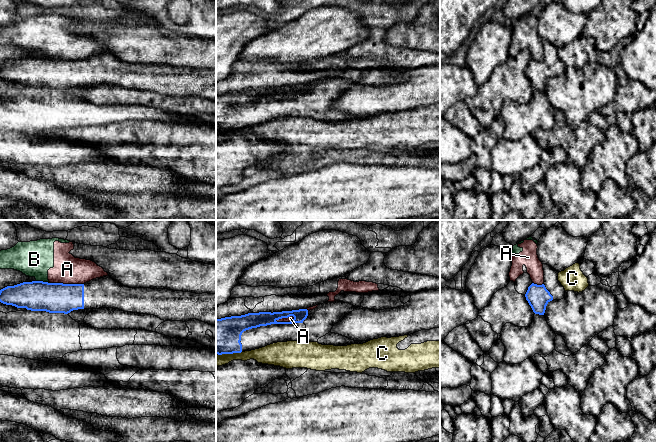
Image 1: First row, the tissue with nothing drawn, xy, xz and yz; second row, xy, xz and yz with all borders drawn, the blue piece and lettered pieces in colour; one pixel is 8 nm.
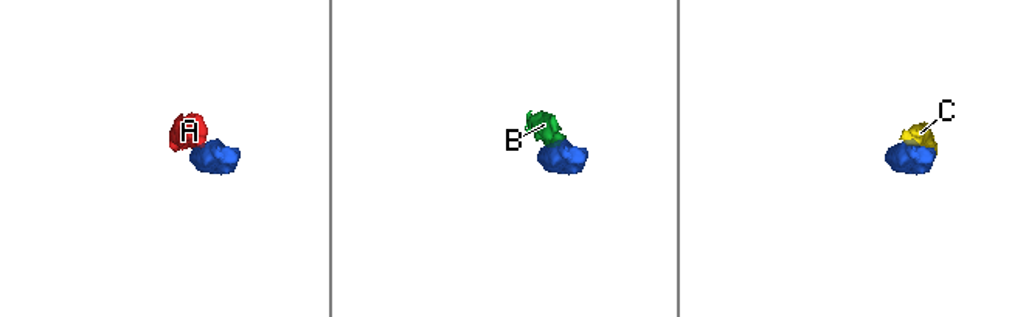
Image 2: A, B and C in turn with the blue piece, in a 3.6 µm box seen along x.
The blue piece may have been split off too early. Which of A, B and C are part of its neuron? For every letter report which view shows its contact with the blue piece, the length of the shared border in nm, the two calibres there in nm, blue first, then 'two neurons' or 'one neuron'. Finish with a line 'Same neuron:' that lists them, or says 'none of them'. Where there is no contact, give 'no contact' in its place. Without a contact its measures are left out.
A: meets blue in xz; contact 160 nm long; 130 nm thick on the blue side, 40 nm on the other; two neurons
B: meets blue in xy; contact 120 nm long; 240 nm thick on the blue side, 280 nm on the other; two neurons
C: meets blue in xz; contact 200 nm long; 280 nm thick on the blue side, 100 nm on the other; two neurons
Same neuron: none of them

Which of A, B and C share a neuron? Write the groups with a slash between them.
A B / C

